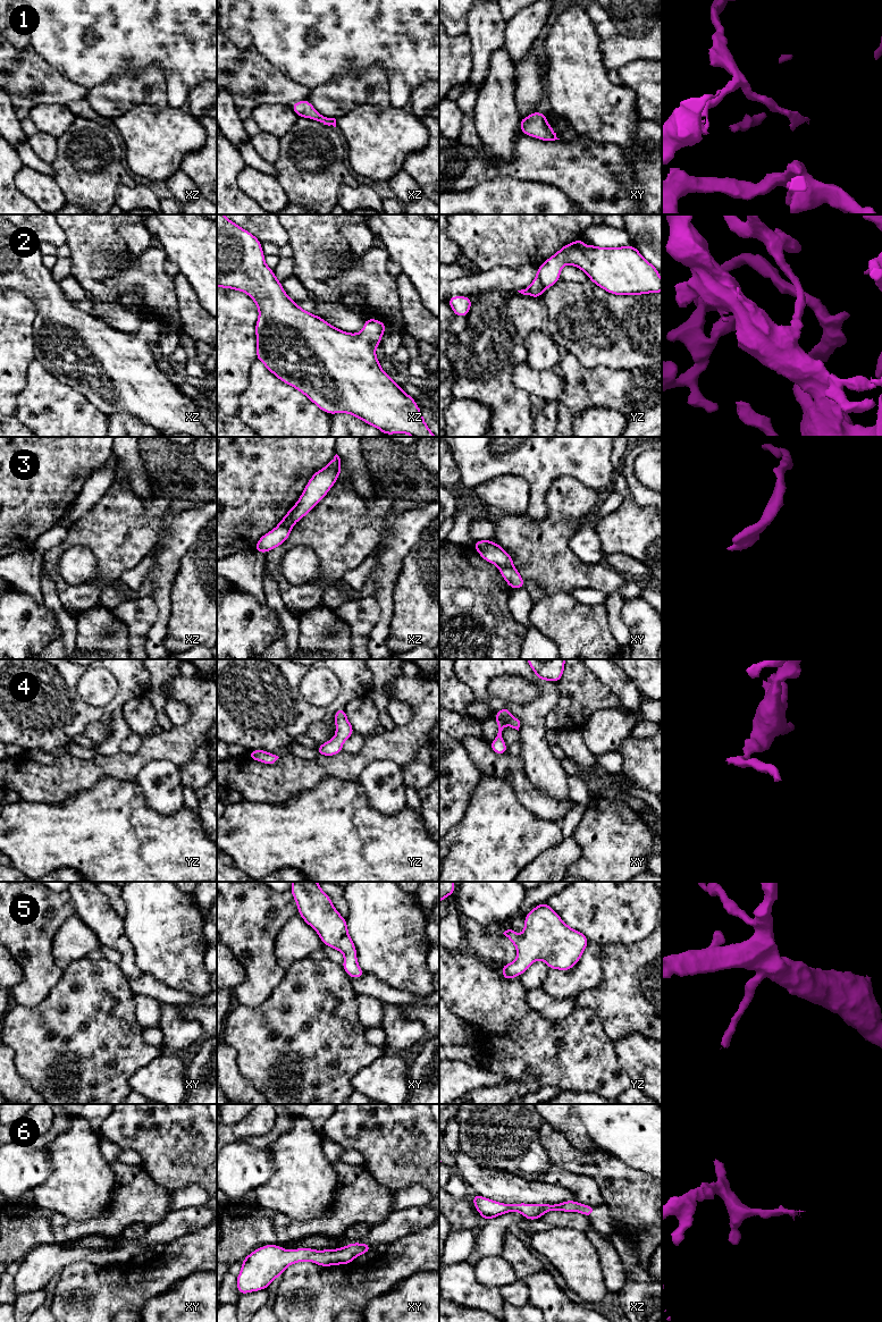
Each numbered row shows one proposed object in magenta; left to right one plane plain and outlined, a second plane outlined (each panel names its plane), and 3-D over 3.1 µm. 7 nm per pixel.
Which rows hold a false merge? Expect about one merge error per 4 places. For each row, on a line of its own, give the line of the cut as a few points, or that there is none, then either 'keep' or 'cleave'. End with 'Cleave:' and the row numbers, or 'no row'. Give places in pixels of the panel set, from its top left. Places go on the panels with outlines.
1: no cut | keep
2: no cut | keep
3: xz (278, 524), (292, 525) | cleave
4: no cut | keep
5: no cut | keep
6: no cut | keep
Cleave: 3

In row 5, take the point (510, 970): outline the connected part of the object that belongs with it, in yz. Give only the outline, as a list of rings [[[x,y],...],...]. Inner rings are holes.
[[[543,902],[526,913],[523,934],[512,929],[503,933],[516,948],[516,959],[502,966],[505,980],[521,976],[532,962],[543,960],[549,969],[569,971],[587,948],[587,936],[569,927]]]

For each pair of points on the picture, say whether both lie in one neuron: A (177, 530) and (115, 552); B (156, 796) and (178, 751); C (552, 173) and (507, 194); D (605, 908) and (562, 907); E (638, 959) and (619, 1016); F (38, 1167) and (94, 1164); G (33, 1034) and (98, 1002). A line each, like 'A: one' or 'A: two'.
A: two
B: two
C: two
D: one
E: one
F: two
G: one

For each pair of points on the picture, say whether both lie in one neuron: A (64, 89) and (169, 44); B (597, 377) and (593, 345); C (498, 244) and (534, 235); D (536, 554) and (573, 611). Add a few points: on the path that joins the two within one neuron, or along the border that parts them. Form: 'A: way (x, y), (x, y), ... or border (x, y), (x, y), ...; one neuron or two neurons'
A: border (53, 68), (87, 90); two neurons
B: border (572, 354), (587, 368), (606, 365), (622, 369); two neurons
C: way (507, 235), (524, 235); one neuron
D: border (570, 592), (555, 592), (546, 596); two neurons

